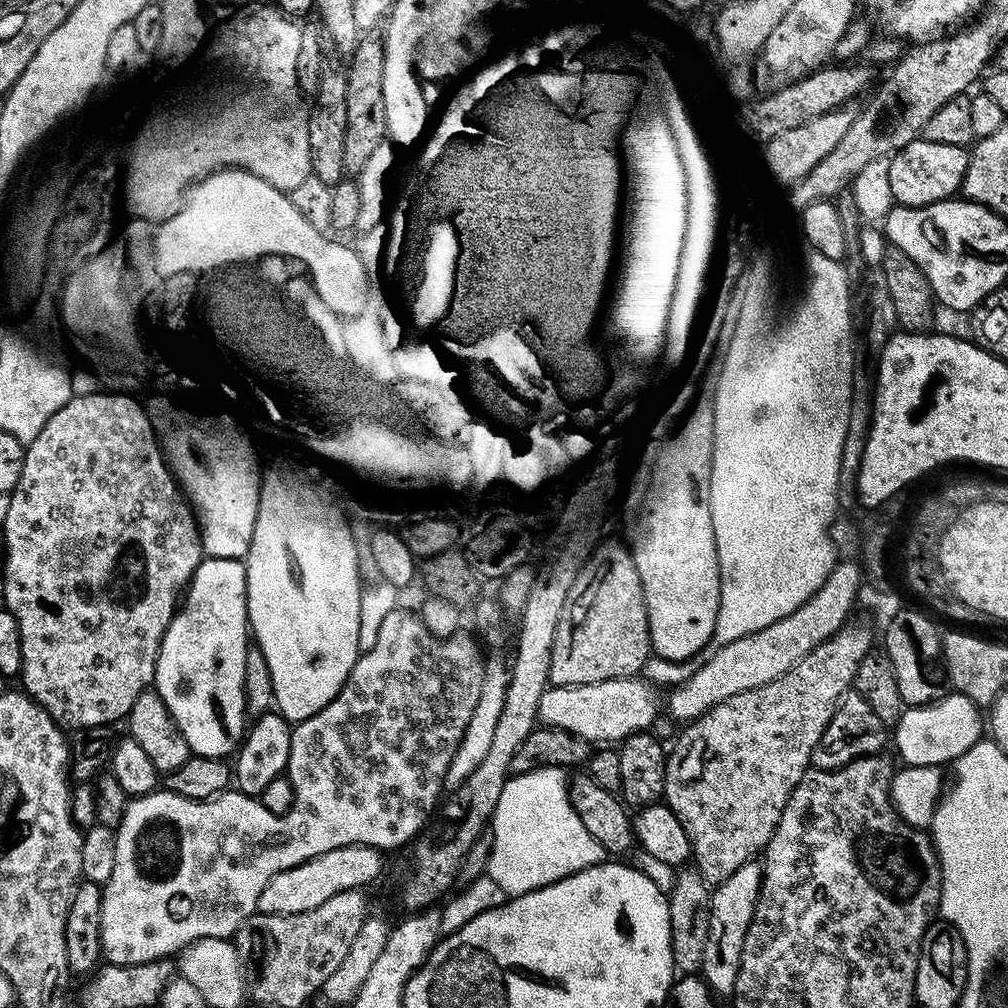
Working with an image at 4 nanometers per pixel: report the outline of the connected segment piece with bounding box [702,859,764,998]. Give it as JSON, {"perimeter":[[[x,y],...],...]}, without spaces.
{"perimeter":[[[759,859],[746,862],[726,878],[711,893],[709,937],[706,938],[706,950],[702,969],[702,979],[717,997],[731,997],[738,982],[738,966],[742,962],[742,946],[746,946],[746,930],[754,918],[756,903],[760,897],[760,887],[764,881],[764,869]]]}

